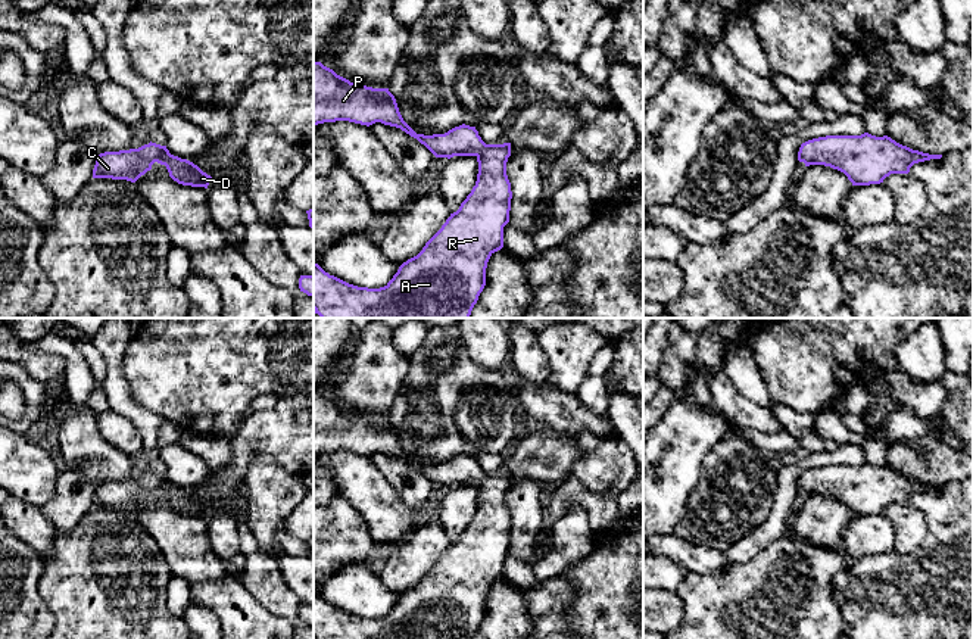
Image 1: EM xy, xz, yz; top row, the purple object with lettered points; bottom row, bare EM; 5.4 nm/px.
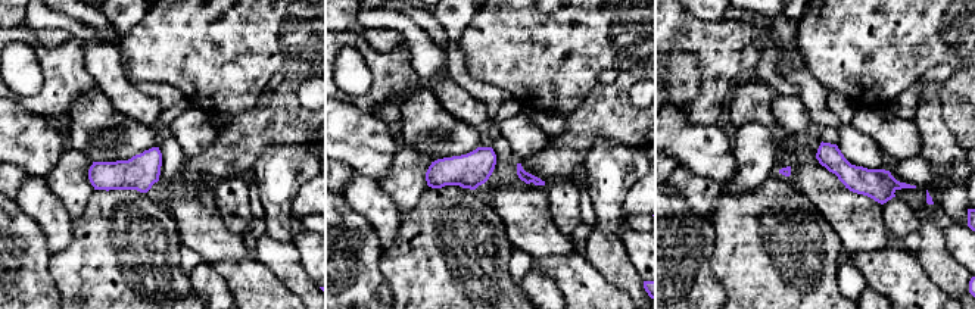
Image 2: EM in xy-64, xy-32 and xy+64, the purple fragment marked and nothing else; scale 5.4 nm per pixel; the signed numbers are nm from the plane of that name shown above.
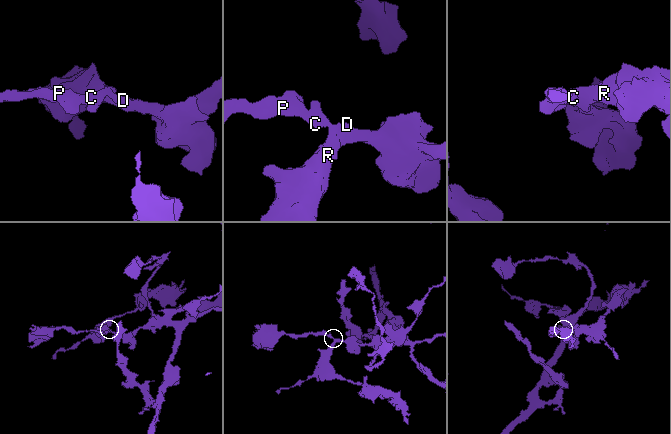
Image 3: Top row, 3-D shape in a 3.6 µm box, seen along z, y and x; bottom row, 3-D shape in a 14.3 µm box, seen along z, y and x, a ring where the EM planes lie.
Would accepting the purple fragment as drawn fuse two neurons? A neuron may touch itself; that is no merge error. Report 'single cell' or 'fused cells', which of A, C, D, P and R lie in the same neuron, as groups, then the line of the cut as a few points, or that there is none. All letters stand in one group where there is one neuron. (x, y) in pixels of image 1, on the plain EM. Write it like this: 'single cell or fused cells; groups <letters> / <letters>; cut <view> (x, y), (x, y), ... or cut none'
single cell; groups A C D P R; cut none

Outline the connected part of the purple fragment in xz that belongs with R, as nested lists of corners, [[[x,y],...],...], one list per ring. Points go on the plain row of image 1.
[[[314,392],[314,455],[349,451],[361,455],[381,452],[417,468],[436,487],[475,486],[475,515],[459,539],[425,573],[422,580],[403,592],[393,608],[380,618],[358,617],[325,602],[314,593],[314,639],[473,639],[486,615],[490,586],[503,577],[503,557],[509,552],[511,512],[506,492],[511,473],[486,474],[475,456],[459,455],[445,464],[417,464],[402,448],[389,418],[372,418],[350,412],[321,392]]]

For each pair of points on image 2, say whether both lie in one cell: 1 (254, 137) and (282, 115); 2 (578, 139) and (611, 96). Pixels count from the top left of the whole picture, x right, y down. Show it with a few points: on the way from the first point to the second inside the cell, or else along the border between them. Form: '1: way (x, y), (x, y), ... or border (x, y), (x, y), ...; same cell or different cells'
1: way (261, 131), (277, 122); same cell
2: way (586, 128), (609, 106); same cell

